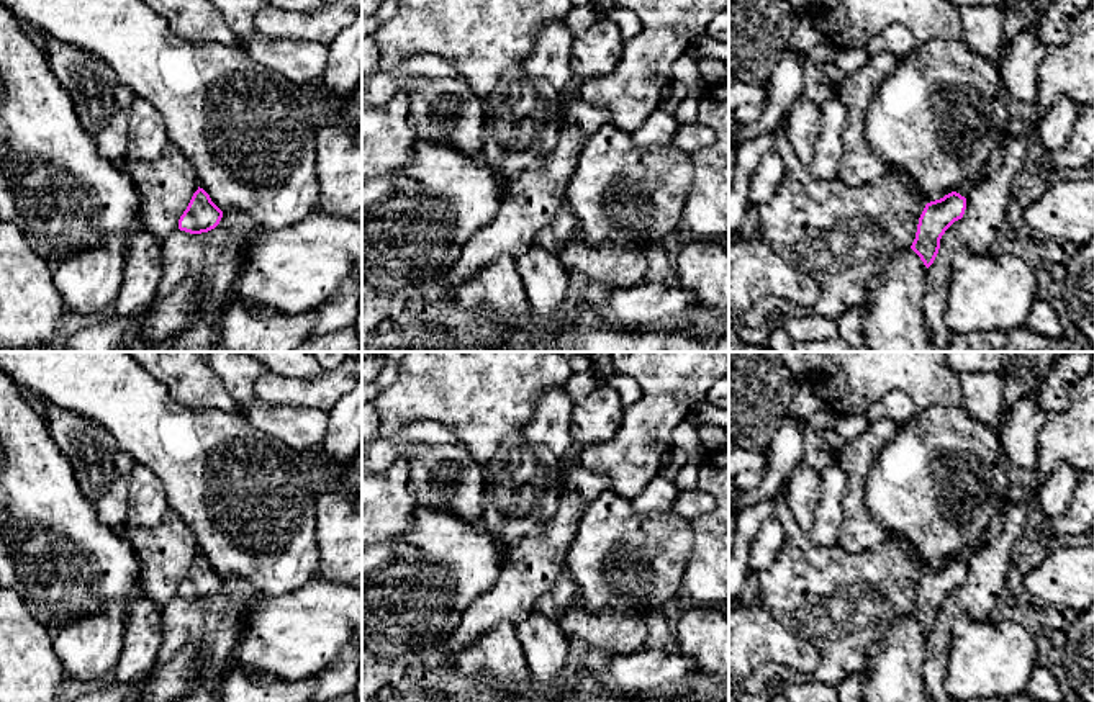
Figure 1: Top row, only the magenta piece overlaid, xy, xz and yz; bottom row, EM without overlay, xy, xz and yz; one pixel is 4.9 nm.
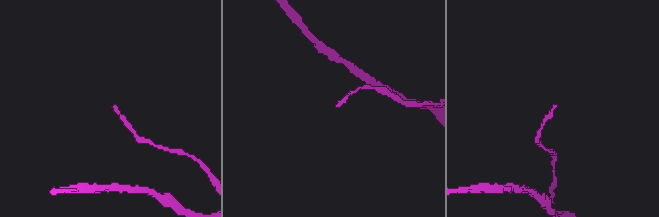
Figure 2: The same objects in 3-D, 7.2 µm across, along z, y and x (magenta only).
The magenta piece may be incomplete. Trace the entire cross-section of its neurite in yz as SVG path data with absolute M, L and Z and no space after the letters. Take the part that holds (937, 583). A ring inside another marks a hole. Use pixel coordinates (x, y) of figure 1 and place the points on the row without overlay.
M963 548L955 558L925 571L911 615L920 623L927 635L934 630L938 620L940 605L945 597L955 587L963 584L966 563L974 550L976 548Z

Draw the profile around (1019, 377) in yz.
M1030 353L1006 357L1006 365L999 371L1002 380L1002 412L1006 414L1020 399L1035 399L1033 386L1040 385Z

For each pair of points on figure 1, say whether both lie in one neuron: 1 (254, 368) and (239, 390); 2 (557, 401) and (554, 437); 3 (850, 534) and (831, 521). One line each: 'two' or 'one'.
1: one
2: one
3: two

